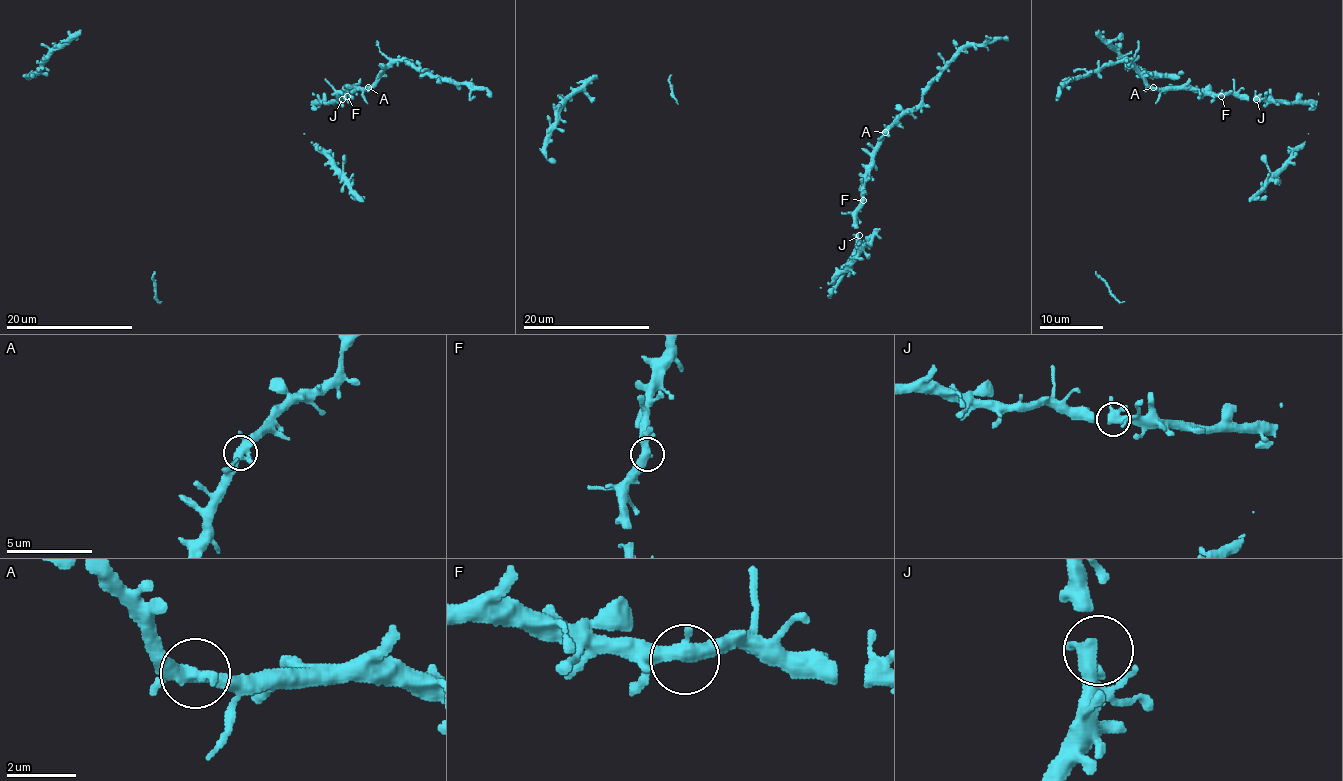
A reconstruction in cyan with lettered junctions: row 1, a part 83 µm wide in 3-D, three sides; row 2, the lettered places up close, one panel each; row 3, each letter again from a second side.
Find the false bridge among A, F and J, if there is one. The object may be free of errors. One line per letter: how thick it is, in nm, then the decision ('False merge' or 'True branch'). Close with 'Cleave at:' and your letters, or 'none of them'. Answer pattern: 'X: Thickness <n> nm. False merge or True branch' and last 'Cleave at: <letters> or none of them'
A: Thickness 360 nm. True branch
F: Thickness 360 nm. True branch
J: Thickness 360 nm. True branch
Cleave at: none of them

